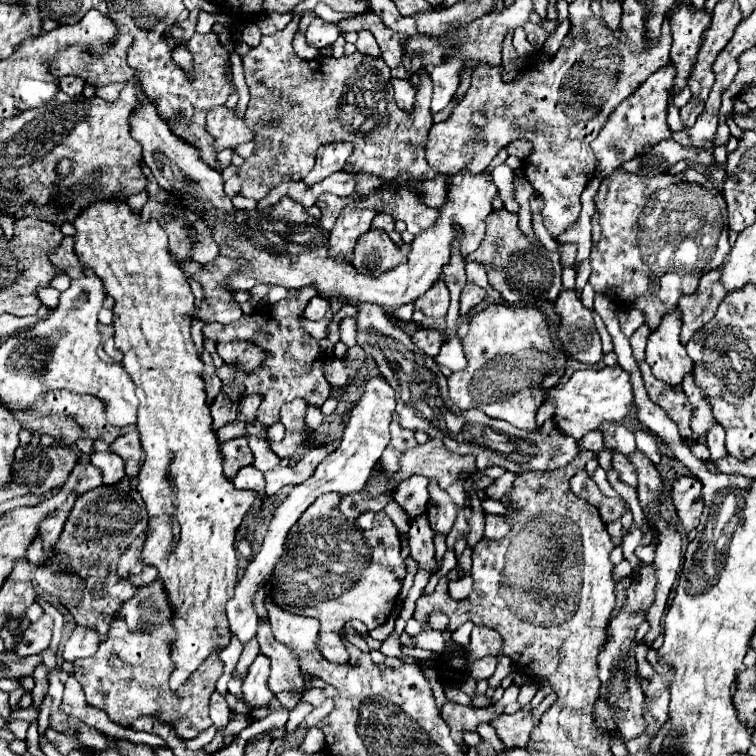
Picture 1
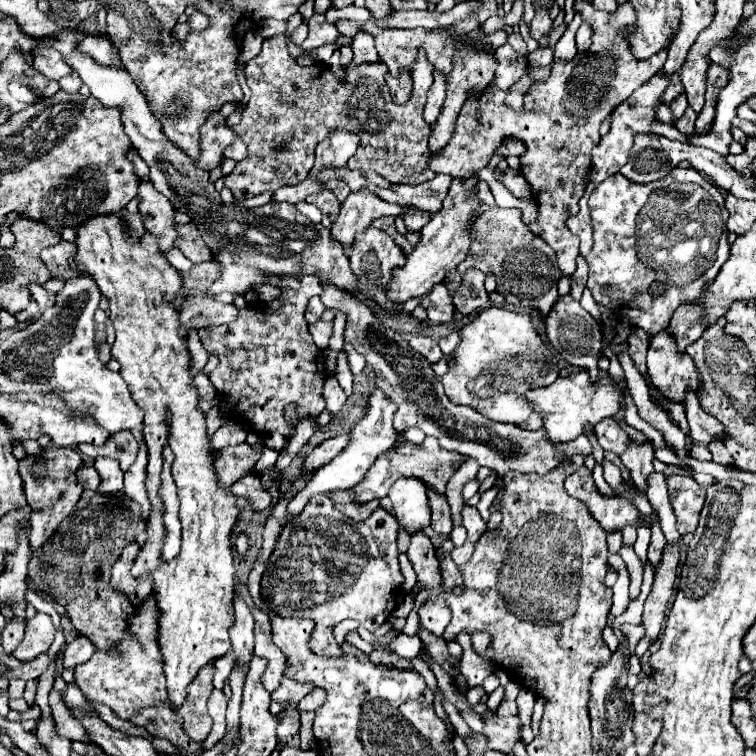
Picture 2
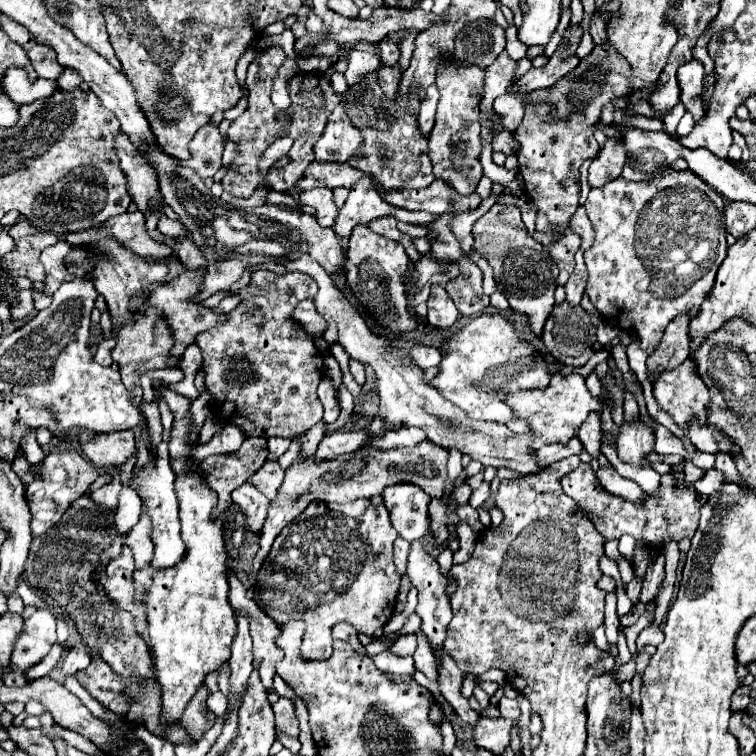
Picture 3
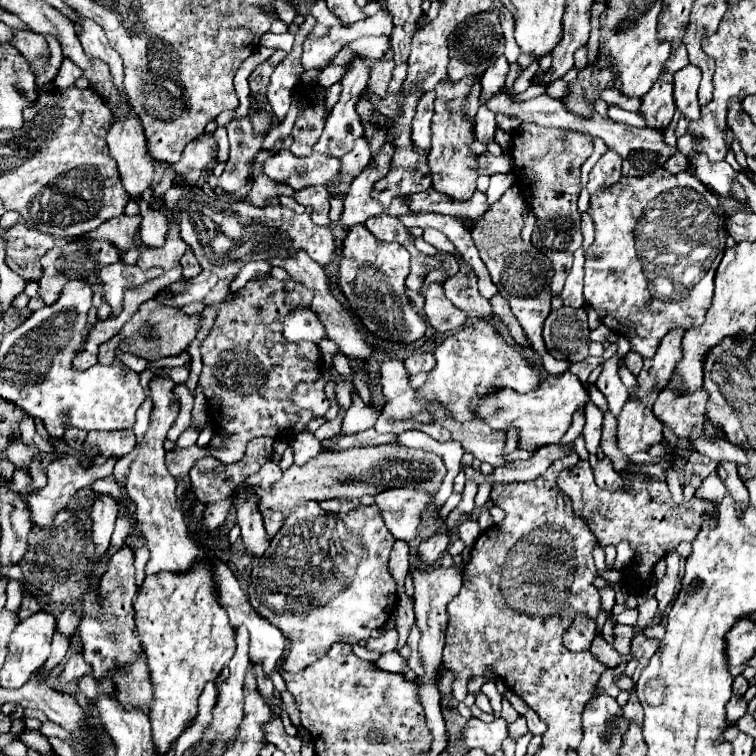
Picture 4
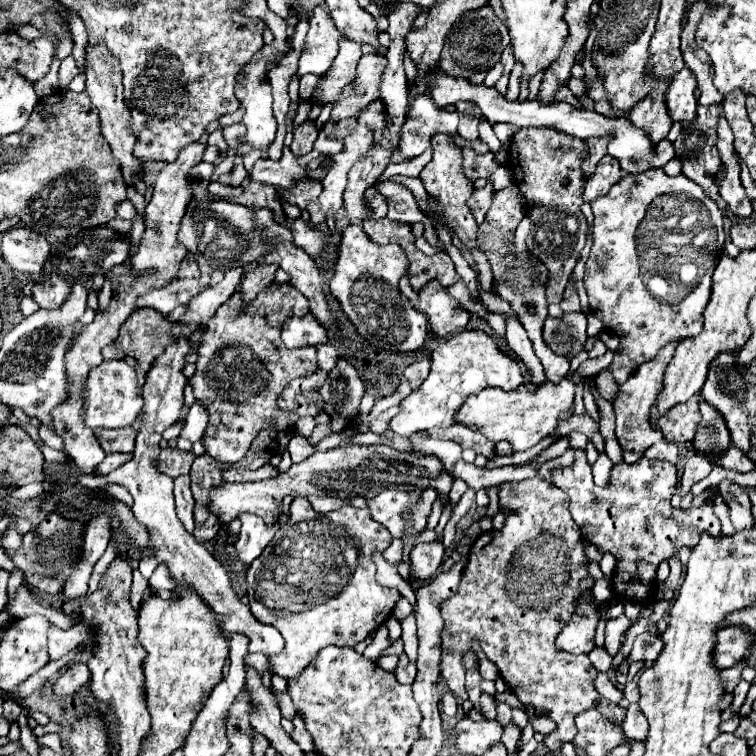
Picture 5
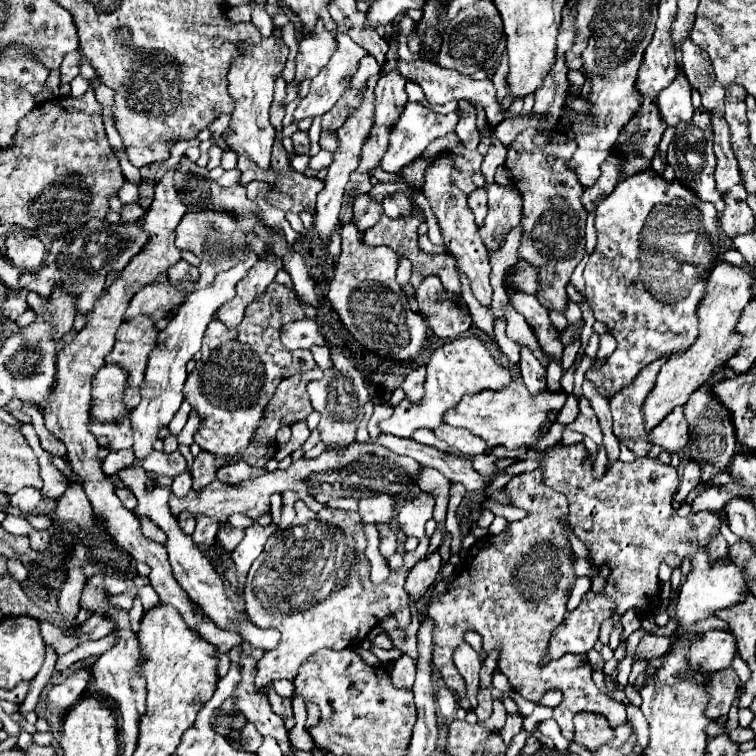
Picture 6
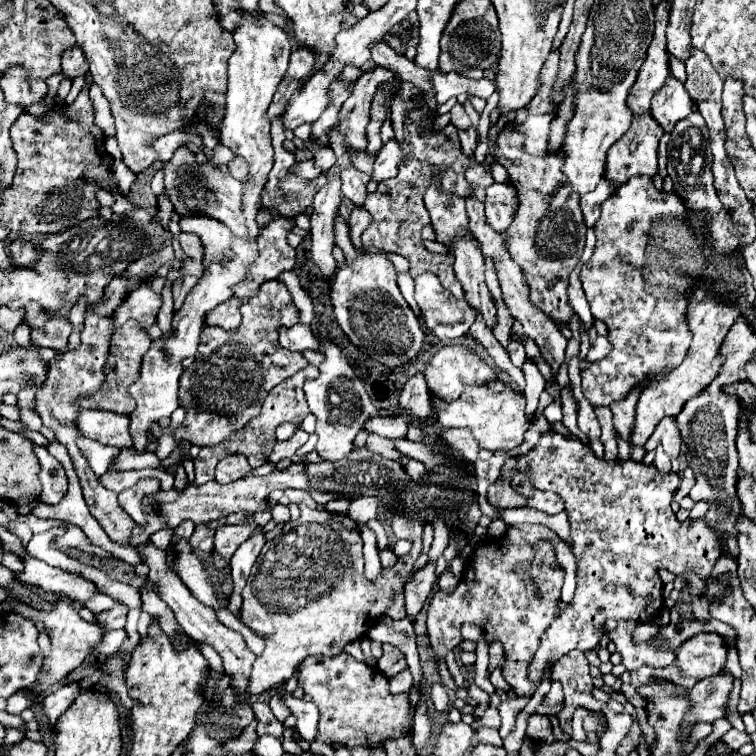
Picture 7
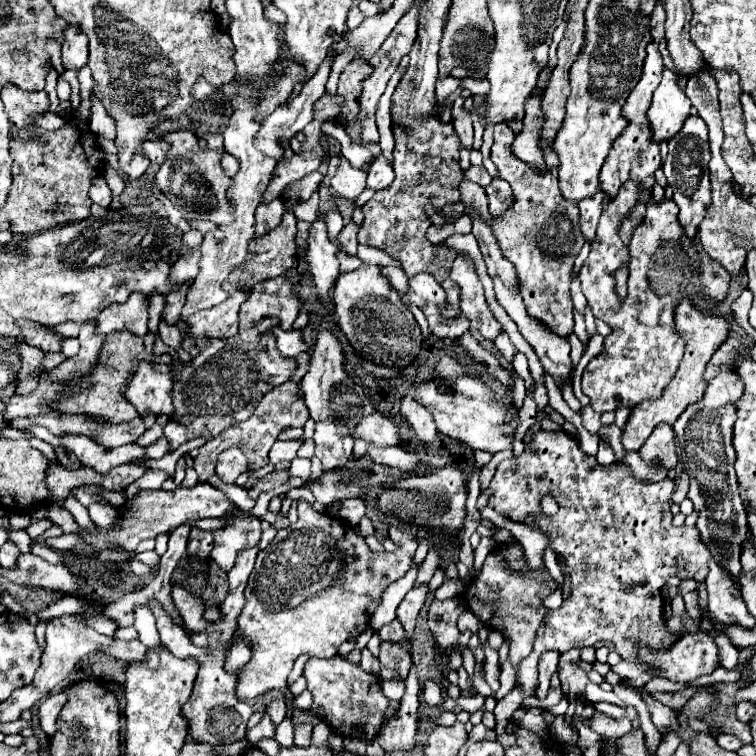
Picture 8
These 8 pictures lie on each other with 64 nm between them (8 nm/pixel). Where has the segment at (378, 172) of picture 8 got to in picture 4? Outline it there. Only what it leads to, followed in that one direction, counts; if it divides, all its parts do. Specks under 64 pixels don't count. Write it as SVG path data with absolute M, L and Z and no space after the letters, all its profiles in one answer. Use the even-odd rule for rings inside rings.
M434 90L422 94L418 102L418 110L412 122L412 142L416 148L430 148L430 126L432 126L432 116L434 116L434 100L436 94Z

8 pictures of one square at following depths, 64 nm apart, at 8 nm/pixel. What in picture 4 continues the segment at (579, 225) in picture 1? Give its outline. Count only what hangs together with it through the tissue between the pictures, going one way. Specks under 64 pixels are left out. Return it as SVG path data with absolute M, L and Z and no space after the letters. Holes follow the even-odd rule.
M586 212L582 214L582 236L582 248L586 251L592 246L592 240L594 240L594 224L590 222L590 218L588 218Z

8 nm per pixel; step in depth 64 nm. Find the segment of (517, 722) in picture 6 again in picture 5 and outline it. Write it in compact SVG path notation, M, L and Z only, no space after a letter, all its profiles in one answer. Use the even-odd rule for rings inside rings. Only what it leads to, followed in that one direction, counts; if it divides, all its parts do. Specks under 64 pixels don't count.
M510 722L508 726L504 726L504 736L502 736L502 742L504 742L504 746L506 746L508 754L514 754L518 738L520 738L520 730L514 726L514 722Z

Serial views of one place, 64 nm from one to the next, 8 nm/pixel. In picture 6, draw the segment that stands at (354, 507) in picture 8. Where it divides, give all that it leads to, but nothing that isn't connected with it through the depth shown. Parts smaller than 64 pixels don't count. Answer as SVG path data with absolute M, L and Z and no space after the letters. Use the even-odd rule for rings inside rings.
M374 494L360 500L358 512L368 524L392 524L396 518L396 502L392 494Z

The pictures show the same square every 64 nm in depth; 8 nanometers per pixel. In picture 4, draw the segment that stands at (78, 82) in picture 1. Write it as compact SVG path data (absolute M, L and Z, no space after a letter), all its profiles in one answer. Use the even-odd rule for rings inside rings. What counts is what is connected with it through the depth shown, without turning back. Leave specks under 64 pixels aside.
M64 58L54 84L60 89L70 88L70 86L74 86L80 76L82 76L82 70L74 62L70 62L69 58Z

